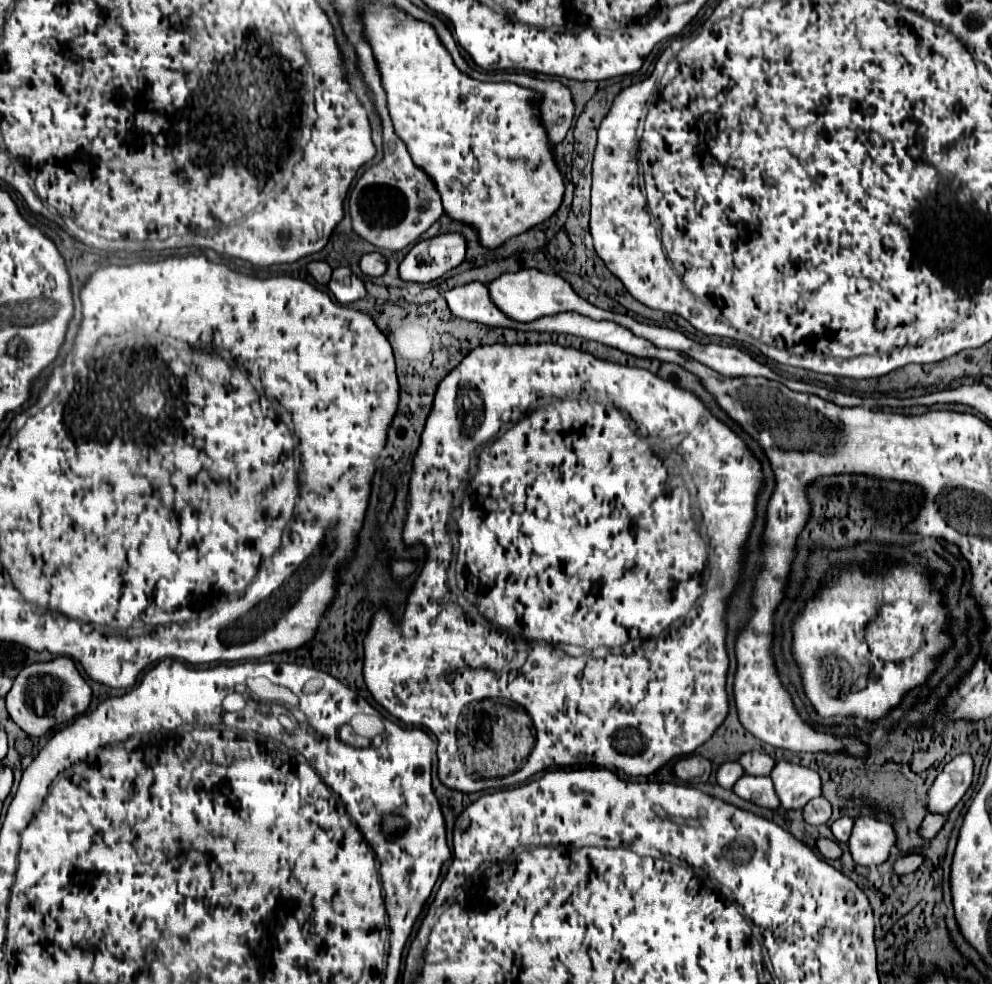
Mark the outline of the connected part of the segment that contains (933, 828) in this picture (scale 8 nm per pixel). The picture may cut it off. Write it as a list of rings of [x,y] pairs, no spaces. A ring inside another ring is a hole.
[[[926,814],[926,818],[922,820],[922,824],[920,824],[920,828],[918,828],[920,838],[932,840],[932,838],[938,834],[938,830],[942,828],[944,820],[946,820],[946,816],[940,816],[940,814]]]

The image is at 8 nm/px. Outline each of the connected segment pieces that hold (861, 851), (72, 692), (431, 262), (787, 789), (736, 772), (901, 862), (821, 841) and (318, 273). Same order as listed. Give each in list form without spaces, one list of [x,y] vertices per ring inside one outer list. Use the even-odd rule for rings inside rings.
[[[864,816],[854,822],[854,830],[848,840],[848,850],[856,864],[872,868],[888,858],[890,848],[894,844],[896,838],[888,824]]]
[[[58,656],[50,662],[36,662],[20,670],[14,678],[12,690],[6,694],[6,708],[12,720],[28,734],[28,736],[44,736],[46,730],[70,722],[76,716],[84,714],[92,700],[92,688],[86,678],[78,672],[74,662],[66,656]]]
[[[440,234],[414,244],[400,262],[404,282],[432,282],[464,260],[466,240],[460,234]]]
[[[778,760],[770,778],[780,798],[780,806],[786,810],[802,808],[806,802],[822,794],[820,776],[812,768],[804,768],[788,760]]]
[[[724,762],[718,766],[716,770],[716,782],[722,788],[732,788],[734,782],[744,774],[744,770],[740,770],[740,766],[736,762]]]
[[[908,854],[908,856],[898,858],[898,860],[894,862],[892,870],[894,870],[894,874],[904,876],[904,874],[914,872],[914,870],[916,870],[920,864],[922,864],[922,856],[920,856],[920,854]]]
[[[818,838],[818,840],[816,840],[816,848],[818,848],[818,852],[820,852],[826,860],[838,860],[840,854],[842,854],[840,846],[838,846],[834,840],[828,840],[828,838]]]
[[[310,262],[306,266],[308,274],[318,282],[318,284],[328,284],[330,280],[330,274],[332,274],[332,268],[326,264],[326,262]]]

